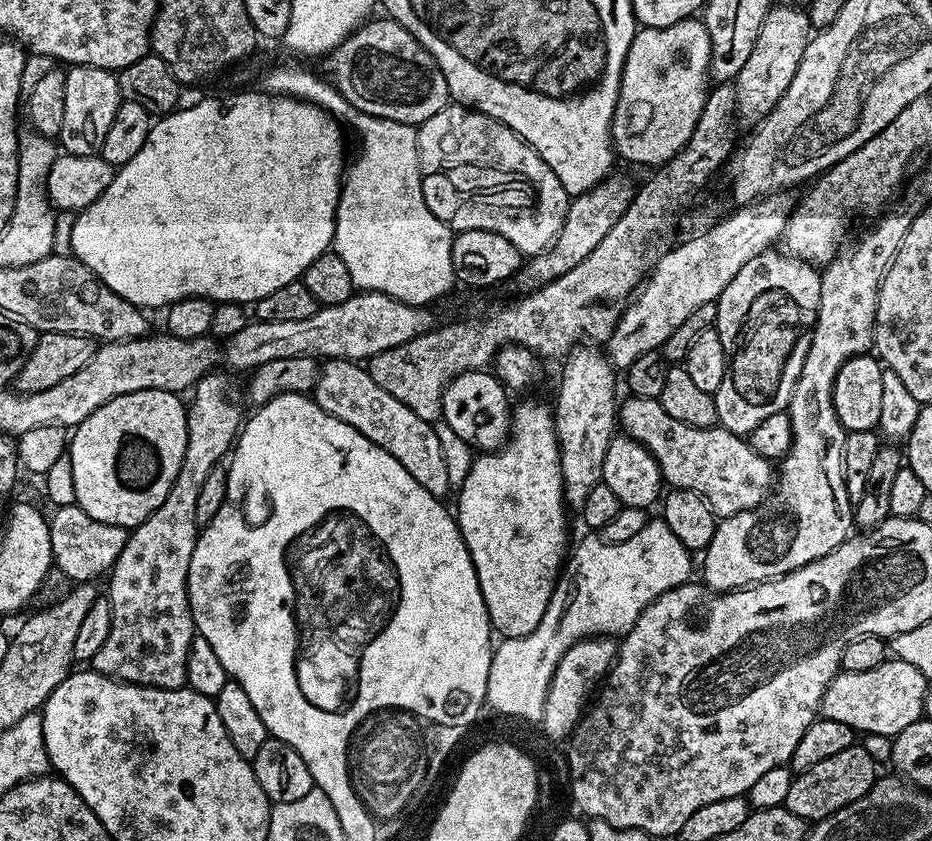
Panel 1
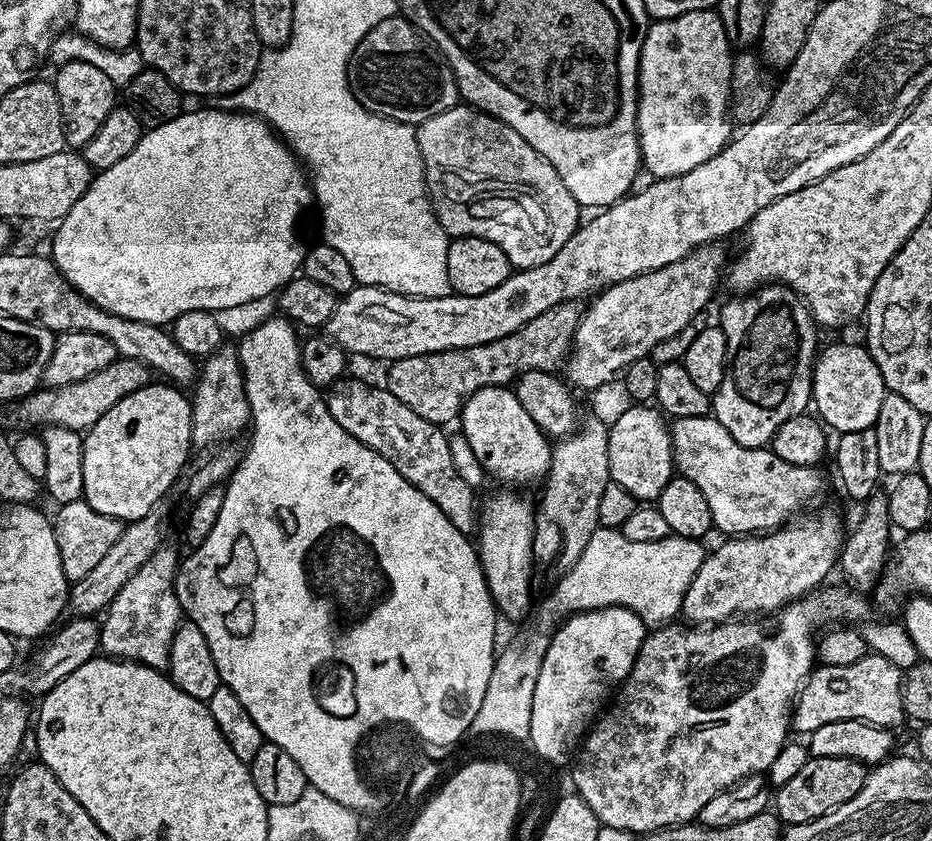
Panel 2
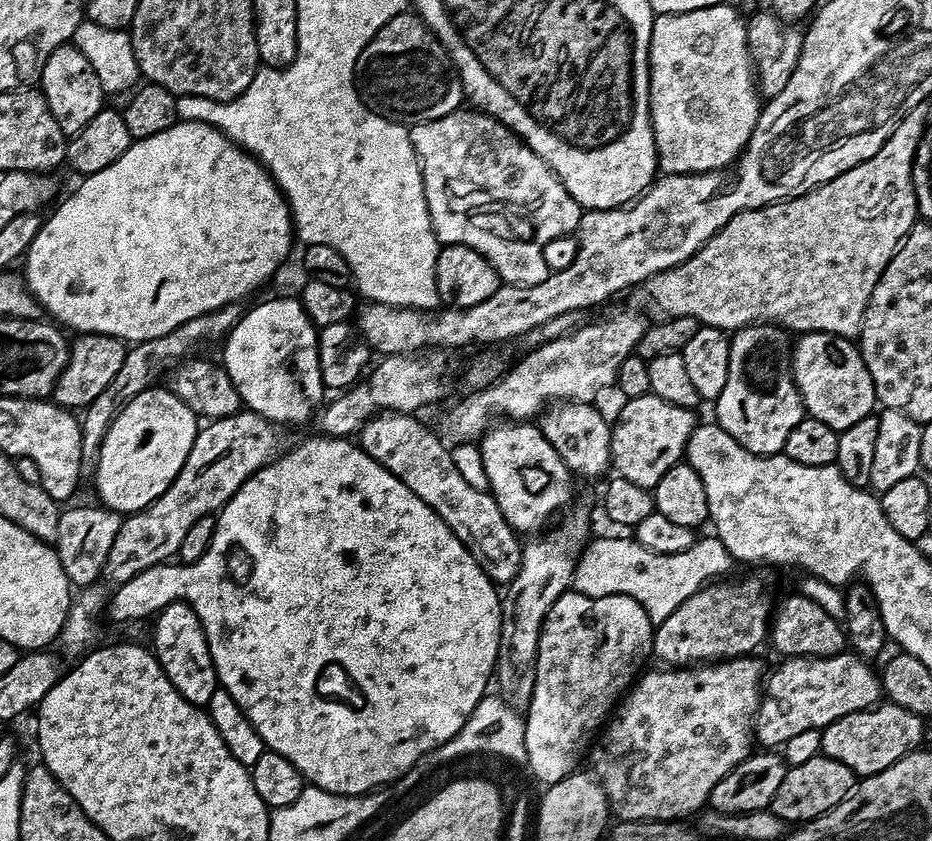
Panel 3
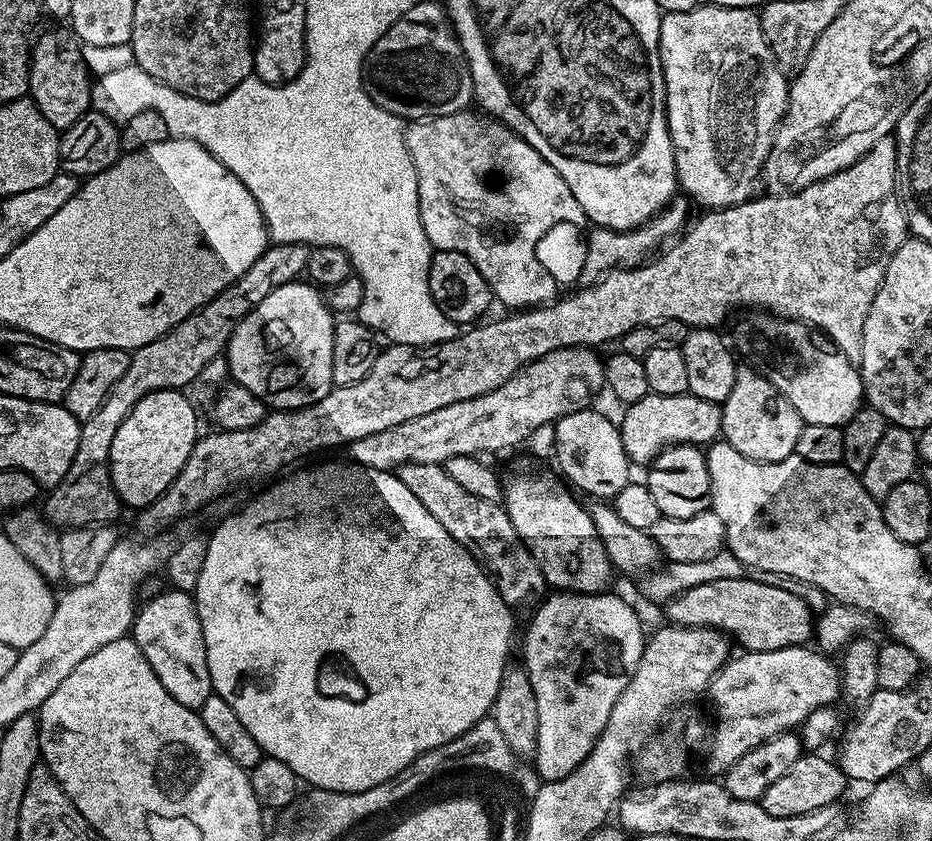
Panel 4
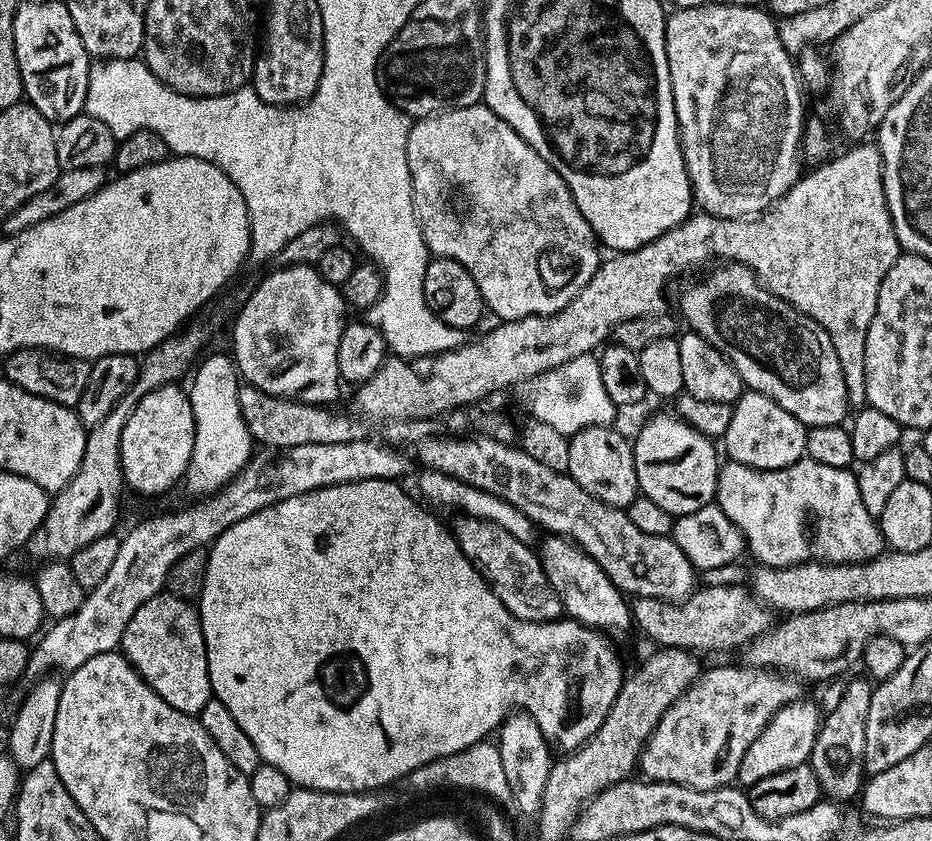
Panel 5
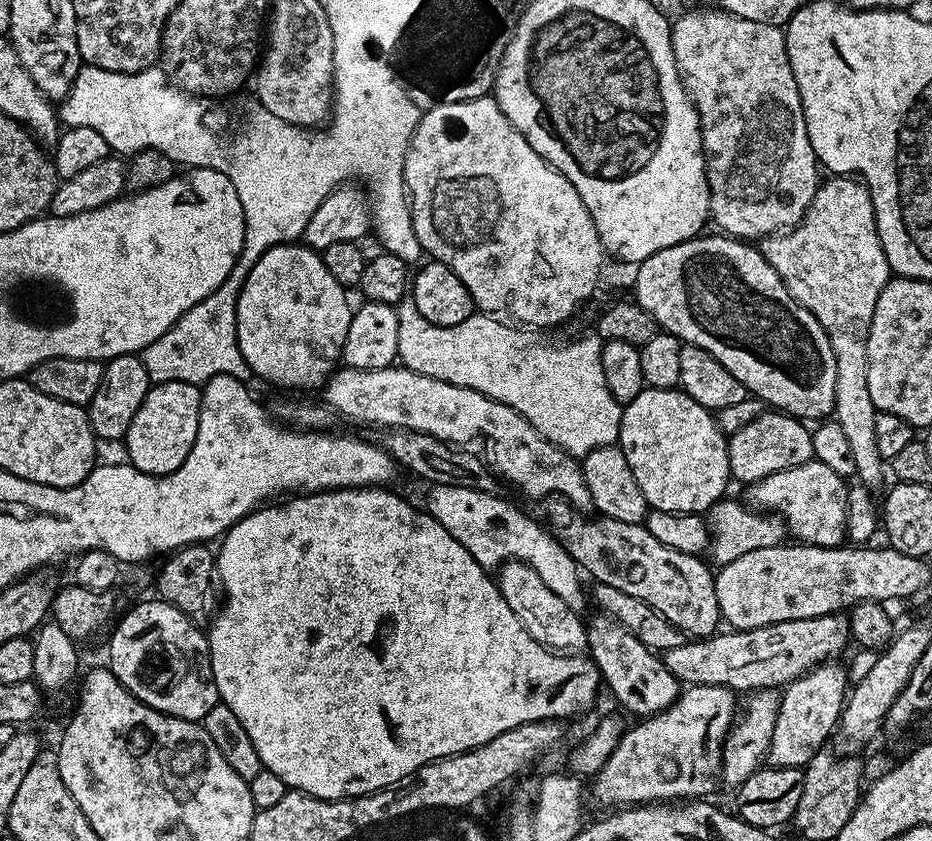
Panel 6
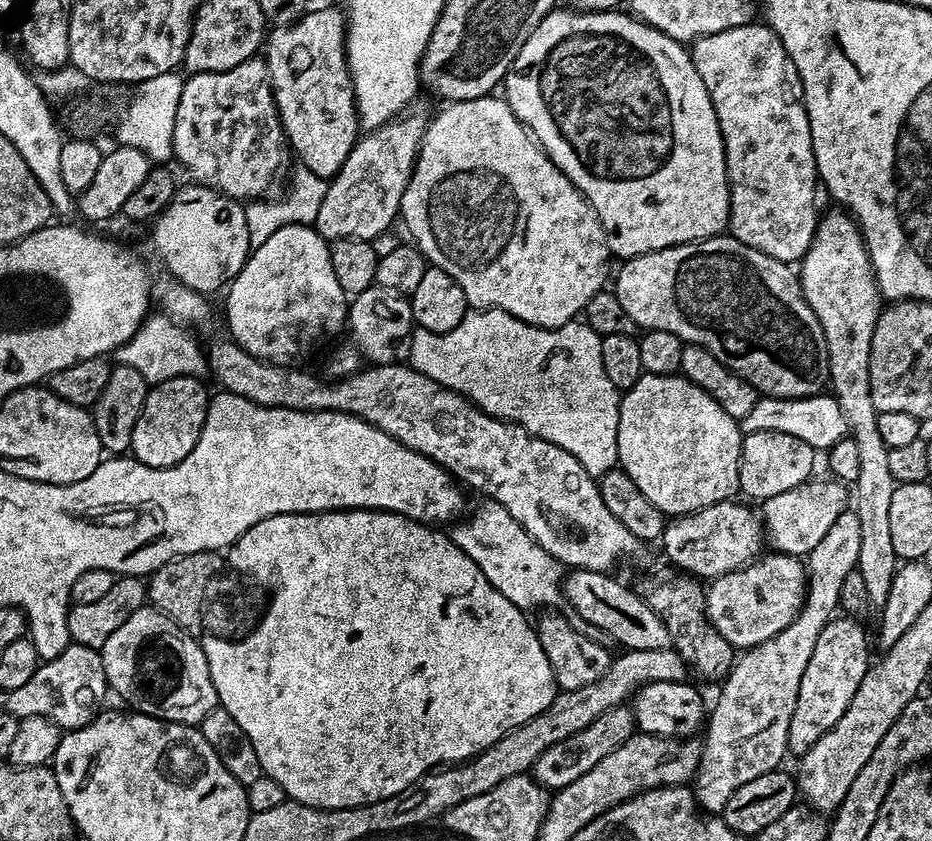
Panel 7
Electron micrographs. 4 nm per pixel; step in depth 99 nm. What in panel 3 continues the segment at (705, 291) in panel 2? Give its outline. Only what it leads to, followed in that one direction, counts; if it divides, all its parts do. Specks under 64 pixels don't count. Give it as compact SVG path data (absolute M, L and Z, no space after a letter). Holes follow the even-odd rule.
M612 312L601 320L592 320L581 323L565 336L559 336L547 342L535 345L536 349L522 357L512 369L505 371L496 383L488 388L473 391L452 413L448 416L444 428L453 436L456 442L472 442L484 435L489 427L488 412L500 416L496 418L507 418L512 422L528 422L533 419L549 402L563 402L566 400L579 400L581 402L592 402L595 391L602 386L610 386L616 383L616 371L618 366L628 356L635 353L638 346L638 338L642 338L646 321L636 312Z

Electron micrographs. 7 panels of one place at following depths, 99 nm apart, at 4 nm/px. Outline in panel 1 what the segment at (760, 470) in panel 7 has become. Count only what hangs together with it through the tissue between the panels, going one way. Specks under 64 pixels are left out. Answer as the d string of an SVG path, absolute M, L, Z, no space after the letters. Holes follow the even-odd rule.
M784 250L776 251L759 252L754 258L750 258L750 262L746 262L746 266L742 266L742 270L738 270L738 274L734 274L734 278L730 278L730 286L726 286L726 290L722 290L719 300L715 303L716 323L714 327L716 333L722 338L722 350L726 350L726 358L728 359L728 369L722 378L722 386L718 386L718 390L714 393L716 418L719 427L733 432L736 436L747 437L748 433L754 430L754 426L758 426L758 422L770 418L770 414L778 414L787 409L790 398L794 394L794 386L798 386L798 374L802 374L802 362L806 362L806 354L810 350L812 328L816 325L816 311L820 309L821 273L809 261L801 260L799 256L793 256ZM767 292L780 292L780 300L760 300Z

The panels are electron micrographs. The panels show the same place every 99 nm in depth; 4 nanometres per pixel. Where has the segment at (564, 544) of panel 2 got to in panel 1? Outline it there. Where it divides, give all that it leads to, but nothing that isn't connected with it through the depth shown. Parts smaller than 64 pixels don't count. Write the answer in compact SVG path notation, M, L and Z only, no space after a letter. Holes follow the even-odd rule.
M576 345L565 357L553 405L562 458L564 500L574 510L581 508L593 486L601 483L603 459L618 428L618 399L614 392L617 375L601 349L586 345Z

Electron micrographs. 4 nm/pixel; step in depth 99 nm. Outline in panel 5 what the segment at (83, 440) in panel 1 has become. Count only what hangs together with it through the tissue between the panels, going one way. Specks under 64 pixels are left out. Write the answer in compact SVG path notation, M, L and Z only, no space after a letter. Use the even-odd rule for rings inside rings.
M167 384L150 394L146 394L134 406L126 426L122 430L122 474L125 485L144 496L160 496L172 487L177 487L178 481L188 471L188 464L192 461L194 450L194 414L188 401L187 391L176 384Z

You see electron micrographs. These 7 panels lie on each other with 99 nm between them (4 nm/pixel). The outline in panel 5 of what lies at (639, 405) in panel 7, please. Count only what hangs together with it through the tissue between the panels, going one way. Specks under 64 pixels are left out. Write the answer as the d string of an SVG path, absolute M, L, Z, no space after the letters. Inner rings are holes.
M668 412L649 417L631 445L639 491L675 518L694 514L715 501L722 460L716 457L715 443L709 437Z

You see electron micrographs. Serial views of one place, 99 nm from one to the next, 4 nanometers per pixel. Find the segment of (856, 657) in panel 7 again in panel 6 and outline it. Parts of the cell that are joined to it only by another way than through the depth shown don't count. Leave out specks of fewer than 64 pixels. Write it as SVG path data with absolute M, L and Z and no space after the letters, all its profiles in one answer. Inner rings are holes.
M836 662L820 664L780 692L778 718L774 721L774 732L770 734L766 757L767 767L803 769L810 758L814 758L814 754L827 745L824 743L828 735L837 731L840 713L844 711L846 685L849 683L847 671L838 665Z

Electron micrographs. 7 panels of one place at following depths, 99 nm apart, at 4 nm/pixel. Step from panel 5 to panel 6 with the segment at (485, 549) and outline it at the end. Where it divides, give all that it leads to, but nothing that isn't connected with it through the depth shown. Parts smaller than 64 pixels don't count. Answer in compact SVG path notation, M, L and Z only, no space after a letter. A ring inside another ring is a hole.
M508 560L500 565L498 574L500 574L500 576L498 575L498 583L502 598L506 598L506 606L510 606L510 610L514 610L514 618L518 618L518 622L522 622L522 626L530 634L530 638L537 640L544 648L551 648L557 654L580 654L587 649L588 634L581 613L574 611L570 605L562 602L562 598L558 594L554 594L554 591L542 582L542 578L535 573L531 566L522 561Z

